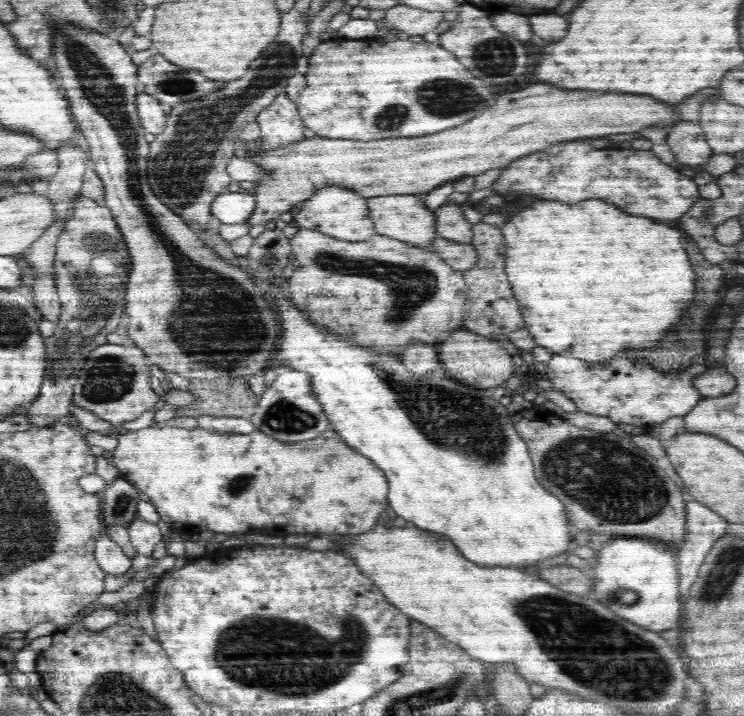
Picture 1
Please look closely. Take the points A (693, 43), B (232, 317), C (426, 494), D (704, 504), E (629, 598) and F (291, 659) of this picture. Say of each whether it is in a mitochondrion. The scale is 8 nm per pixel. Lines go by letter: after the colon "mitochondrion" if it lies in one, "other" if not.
A: other
B: mitochondrion
C: other
D: other
E: mitochondrion
F: mitochondrion

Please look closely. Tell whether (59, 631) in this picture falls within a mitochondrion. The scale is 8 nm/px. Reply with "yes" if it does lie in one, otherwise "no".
no

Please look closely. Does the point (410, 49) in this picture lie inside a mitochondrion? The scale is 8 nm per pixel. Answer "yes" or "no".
no

